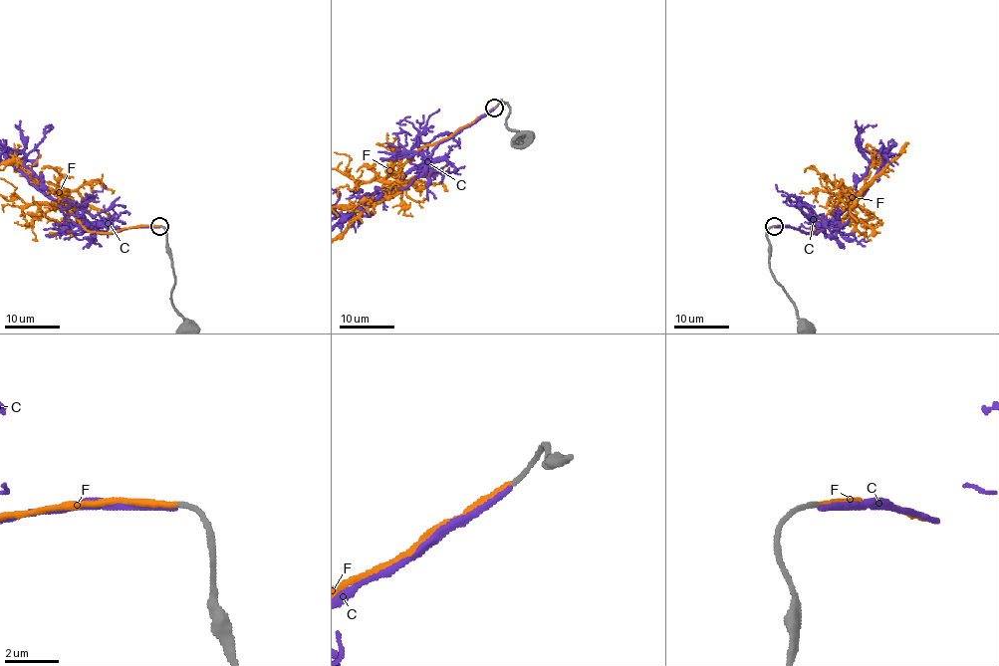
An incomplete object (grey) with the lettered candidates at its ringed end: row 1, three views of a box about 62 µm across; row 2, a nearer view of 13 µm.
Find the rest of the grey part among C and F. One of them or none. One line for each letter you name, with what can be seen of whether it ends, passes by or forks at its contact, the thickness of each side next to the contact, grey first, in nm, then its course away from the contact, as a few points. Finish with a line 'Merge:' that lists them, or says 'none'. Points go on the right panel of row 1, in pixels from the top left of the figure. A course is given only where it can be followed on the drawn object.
F: It ends there. Thickness 190 nm (grey) against 220 nm
Merge: F

